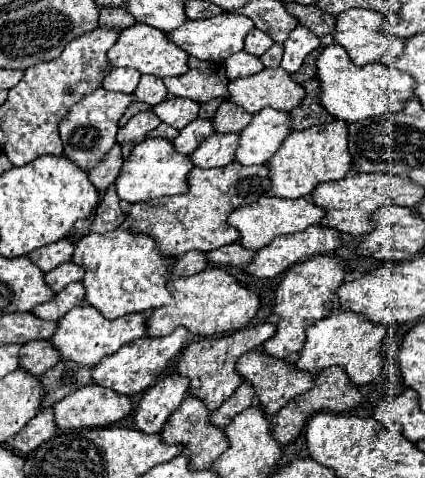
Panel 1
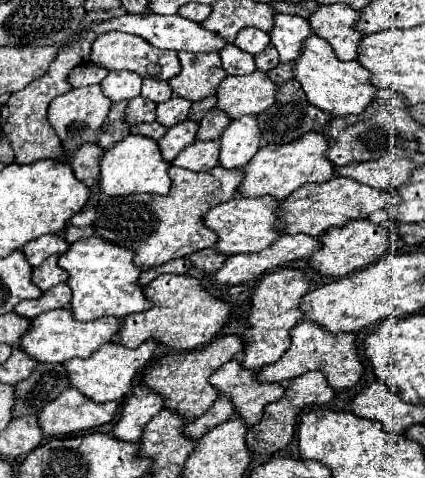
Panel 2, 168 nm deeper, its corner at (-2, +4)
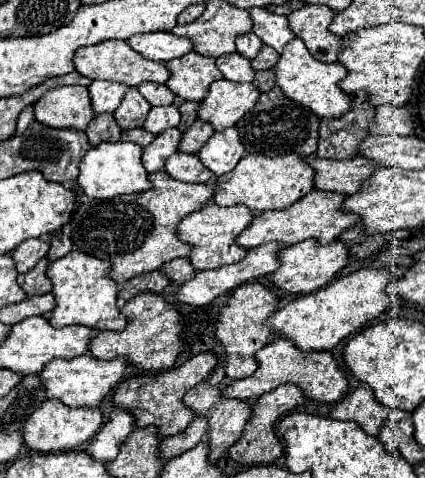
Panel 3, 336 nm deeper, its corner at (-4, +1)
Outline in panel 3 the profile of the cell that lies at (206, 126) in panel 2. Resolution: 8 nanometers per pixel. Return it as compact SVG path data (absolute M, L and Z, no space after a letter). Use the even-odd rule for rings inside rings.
M195 120L195 124L183 134L179 150L181 152L193 152L193 154L197 154L199 148L205 146L205 142L209 140L209 136L213 136L213 134L215 134L215 130L213 130L213 126L209 126L209 122Z

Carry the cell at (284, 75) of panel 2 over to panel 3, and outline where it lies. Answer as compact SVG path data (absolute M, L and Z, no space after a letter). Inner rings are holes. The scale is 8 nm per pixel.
M263 70L263 72L257 72L255 74L255 80L253 84L261 90L261 92L267 92L275 86L275 72L273 70Z

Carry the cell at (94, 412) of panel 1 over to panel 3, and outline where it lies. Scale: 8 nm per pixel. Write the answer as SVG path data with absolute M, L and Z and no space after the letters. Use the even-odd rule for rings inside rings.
M47 400L25 422L23 428L25 446L37 452L75 450L77 446L91 440L99 432L101 422L103 422L103 412L99 408L69 408L67 404L61 404L61 400Z

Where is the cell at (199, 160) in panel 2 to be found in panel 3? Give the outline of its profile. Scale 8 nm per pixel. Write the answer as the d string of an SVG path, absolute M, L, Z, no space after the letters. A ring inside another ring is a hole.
M175 152L165 162L165 172L181 182L207 182L213 176L213 172L209 172L209 168L205 168L201 160L197 160L197 154L183 152Z

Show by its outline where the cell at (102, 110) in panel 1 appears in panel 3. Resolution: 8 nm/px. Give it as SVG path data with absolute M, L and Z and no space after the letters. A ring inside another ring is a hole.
M59 86L45 92L35 104L37 122L51 128L85 130L95 118L85 86Z

